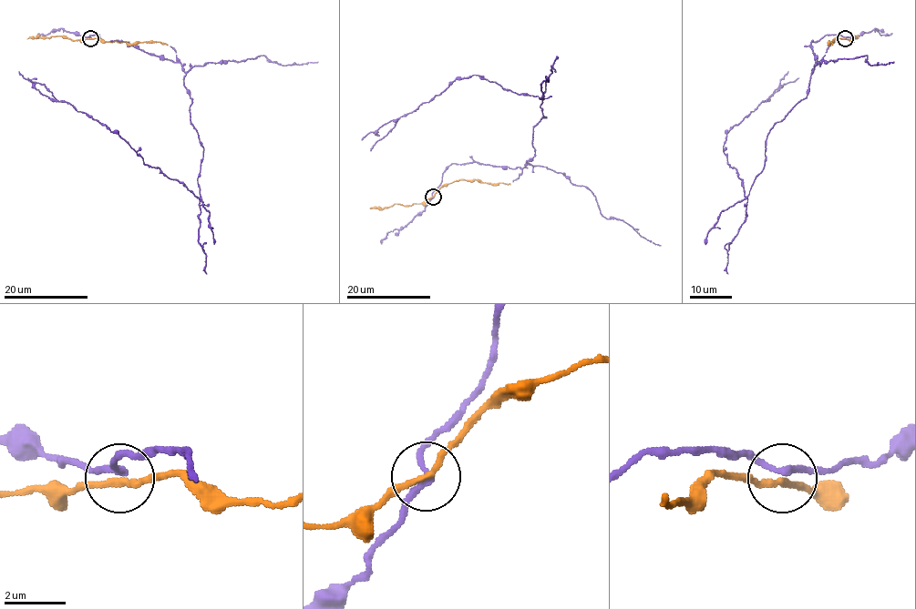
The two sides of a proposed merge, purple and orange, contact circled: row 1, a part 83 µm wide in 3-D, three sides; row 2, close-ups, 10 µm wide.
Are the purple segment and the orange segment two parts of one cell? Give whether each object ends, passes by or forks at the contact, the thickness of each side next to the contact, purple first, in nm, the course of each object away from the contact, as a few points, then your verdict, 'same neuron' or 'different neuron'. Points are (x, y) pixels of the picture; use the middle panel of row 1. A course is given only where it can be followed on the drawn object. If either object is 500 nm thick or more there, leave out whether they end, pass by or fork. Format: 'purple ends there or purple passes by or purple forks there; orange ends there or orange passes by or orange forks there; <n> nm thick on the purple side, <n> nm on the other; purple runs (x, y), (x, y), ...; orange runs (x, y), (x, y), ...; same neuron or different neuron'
purple passes by; orange passes by; 200 nm thick on the purple side, 200 nm on the other; purple runs (433, 197), (453, 163), (523, 167), (546, 116), (541, 99), (458, 78), (361, 140); orange runs (433, 197), (441, 187), (458, 180), (509, 183); same neuron

